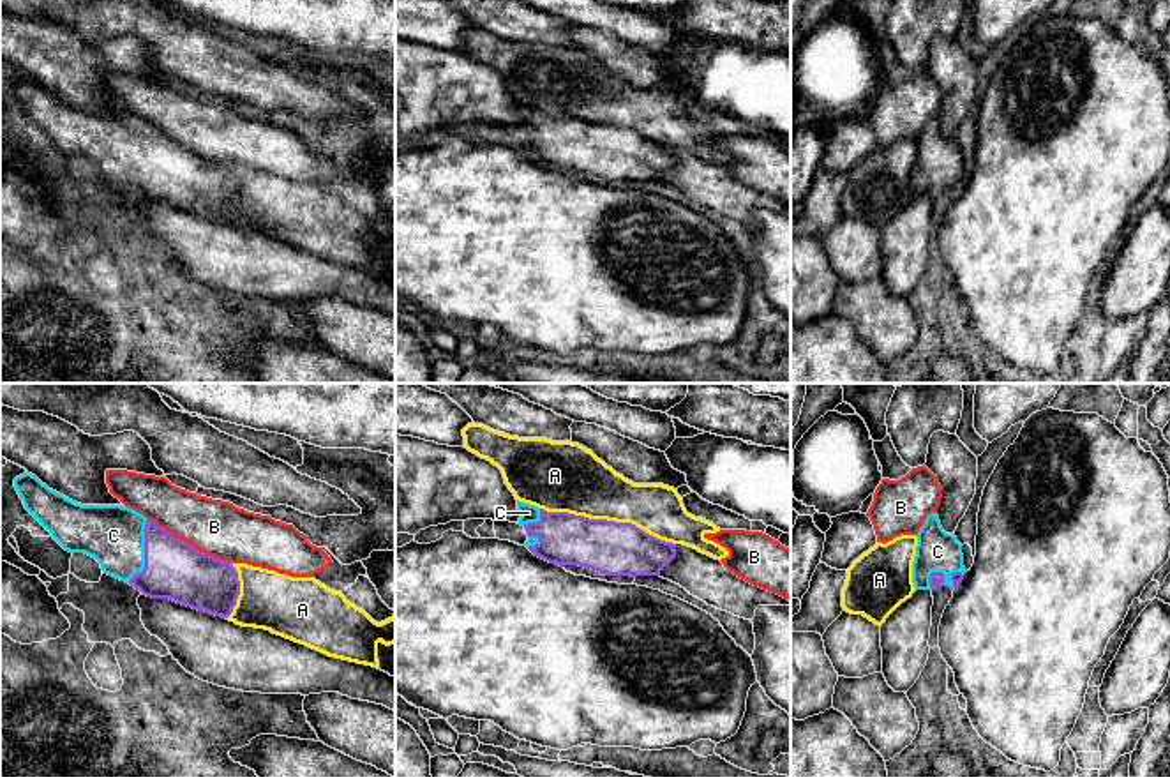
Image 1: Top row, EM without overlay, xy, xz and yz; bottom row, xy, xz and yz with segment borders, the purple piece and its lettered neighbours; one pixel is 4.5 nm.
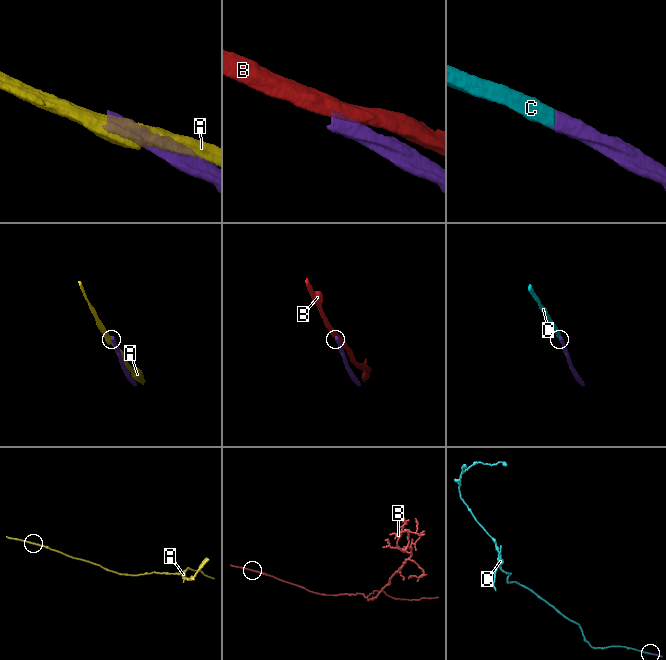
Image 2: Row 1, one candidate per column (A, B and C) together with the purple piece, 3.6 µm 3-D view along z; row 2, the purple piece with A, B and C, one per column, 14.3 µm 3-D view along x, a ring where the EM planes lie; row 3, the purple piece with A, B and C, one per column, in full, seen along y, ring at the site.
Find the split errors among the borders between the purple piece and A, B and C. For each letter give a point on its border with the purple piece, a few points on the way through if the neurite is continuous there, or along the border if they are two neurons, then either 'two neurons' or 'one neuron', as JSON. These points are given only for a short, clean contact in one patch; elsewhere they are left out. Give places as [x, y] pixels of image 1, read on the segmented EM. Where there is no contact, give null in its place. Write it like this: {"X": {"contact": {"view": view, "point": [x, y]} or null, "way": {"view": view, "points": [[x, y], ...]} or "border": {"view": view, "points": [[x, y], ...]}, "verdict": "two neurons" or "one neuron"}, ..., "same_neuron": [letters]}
{"A": {"contact": {"view": "xz", "point": [606, 520]}, "verdict": "two neurons"}, "B": {"contact": {"view": "xy", "point": [189, 544]}, "verdict": "two neurons"}, "C": {"contact": {"view": "xy", "point": [145, 551]}, "way": {"view": "xy", "points": [[173, 569], [159, 565], [145, 551], [136, 551], [113, 535]]}, "verdict": "one neuron"}, "same_neuron": ["C"]}

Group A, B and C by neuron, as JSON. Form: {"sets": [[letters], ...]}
{"sets": [["A"], ["B"], ["C"]]}

